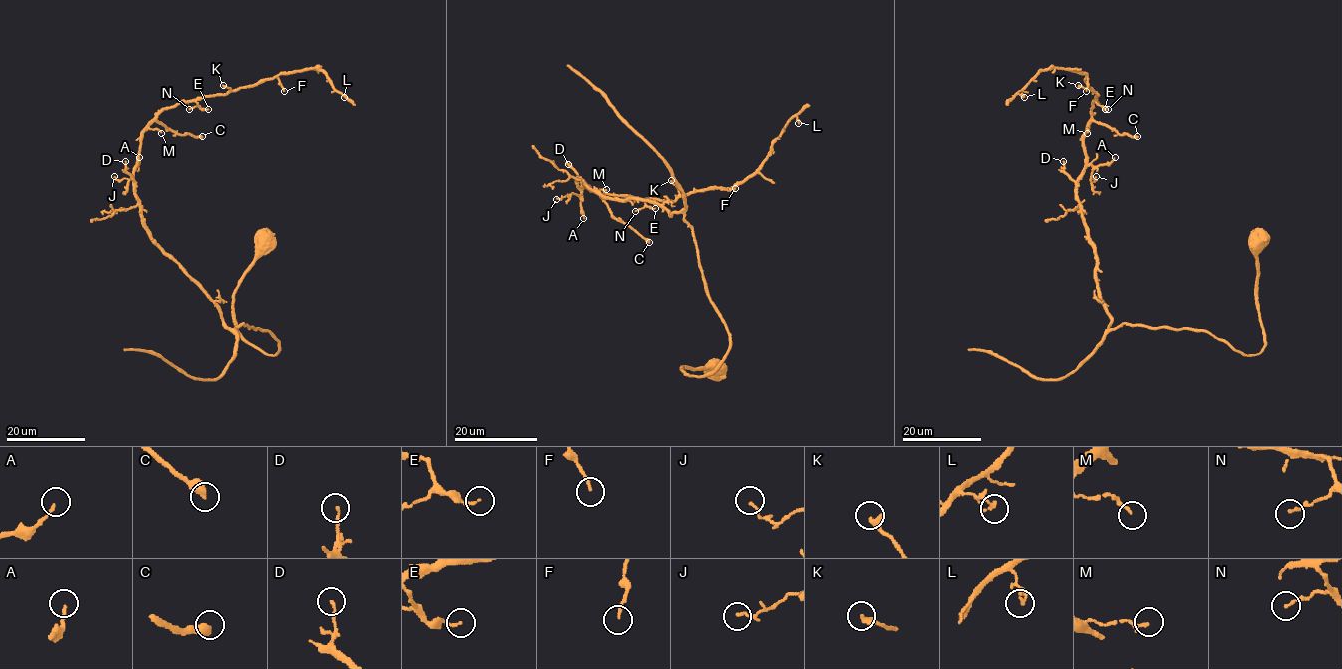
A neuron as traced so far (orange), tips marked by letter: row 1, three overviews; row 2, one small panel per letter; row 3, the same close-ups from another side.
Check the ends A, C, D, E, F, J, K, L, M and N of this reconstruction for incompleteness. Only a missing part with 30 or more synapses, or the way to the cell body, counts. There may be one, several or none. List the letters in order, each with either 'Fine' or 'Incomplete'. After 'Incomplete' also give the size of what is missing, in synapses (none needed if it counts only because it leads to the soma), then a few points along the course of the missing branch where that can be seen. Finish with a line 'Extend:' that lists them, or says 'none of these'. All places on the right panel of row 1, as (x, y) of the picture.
A: Fine
C: Incomplete. Roughly 30 synapses. Course of what is missing: (1137, 136), (1161, 157), (1166, 174), (1164, 179), (1177, 197), (1184, 189), (1184, 180), (1191, 176)
D: Fine
E: Fine
F: Fine
J: Fine
K: Fine
L: Fine
M: Fine
N: Fine
Extend: C

